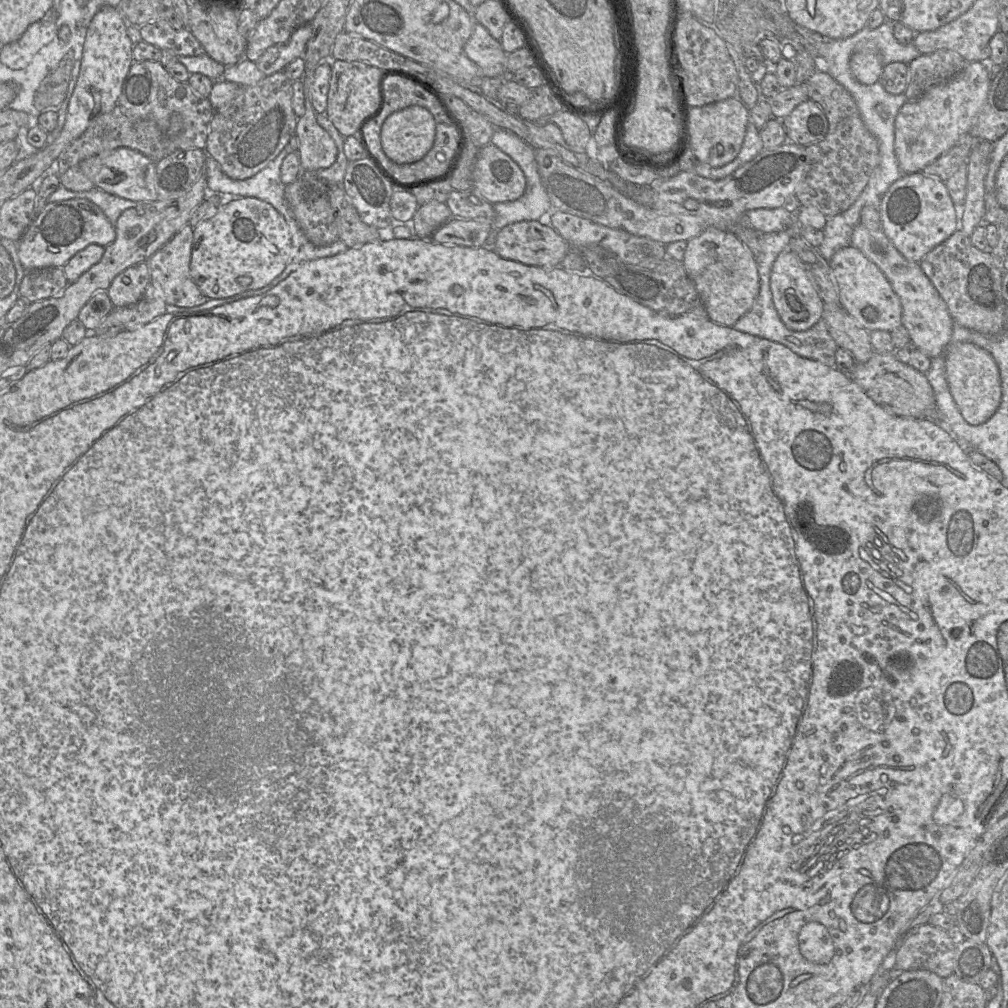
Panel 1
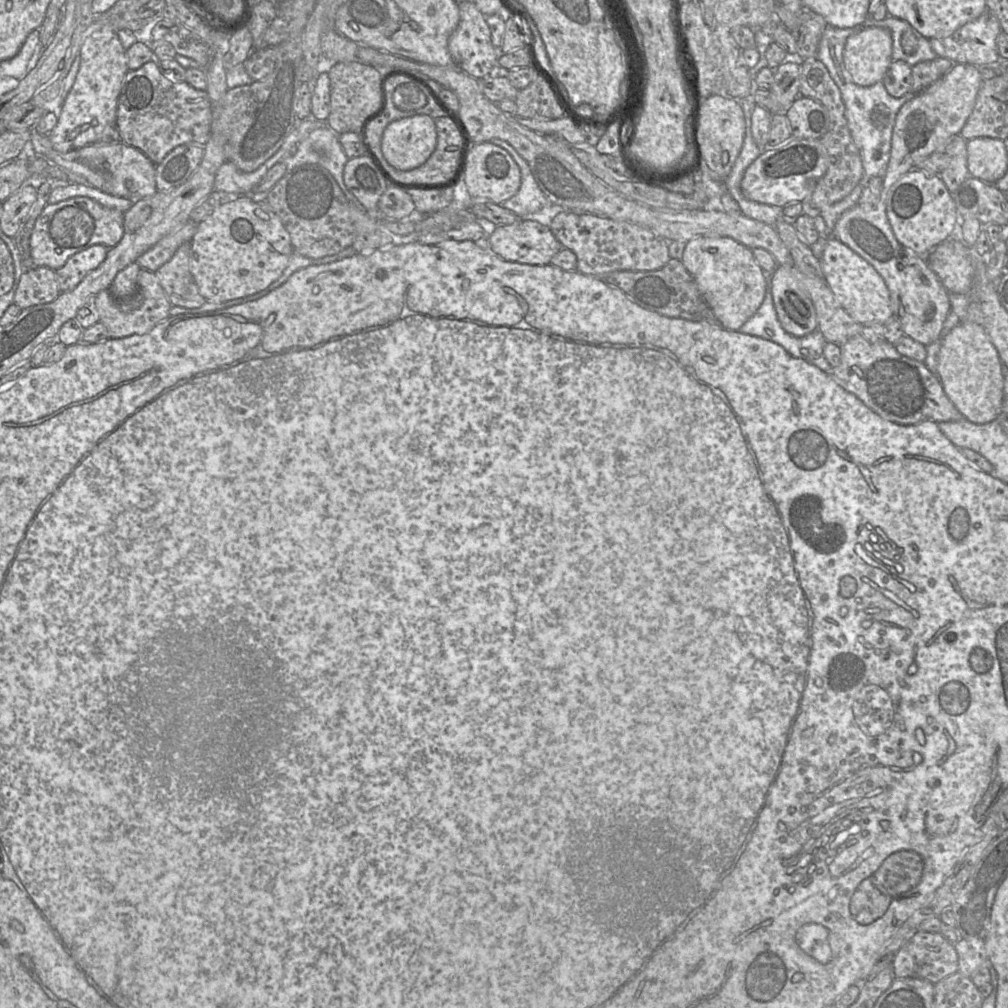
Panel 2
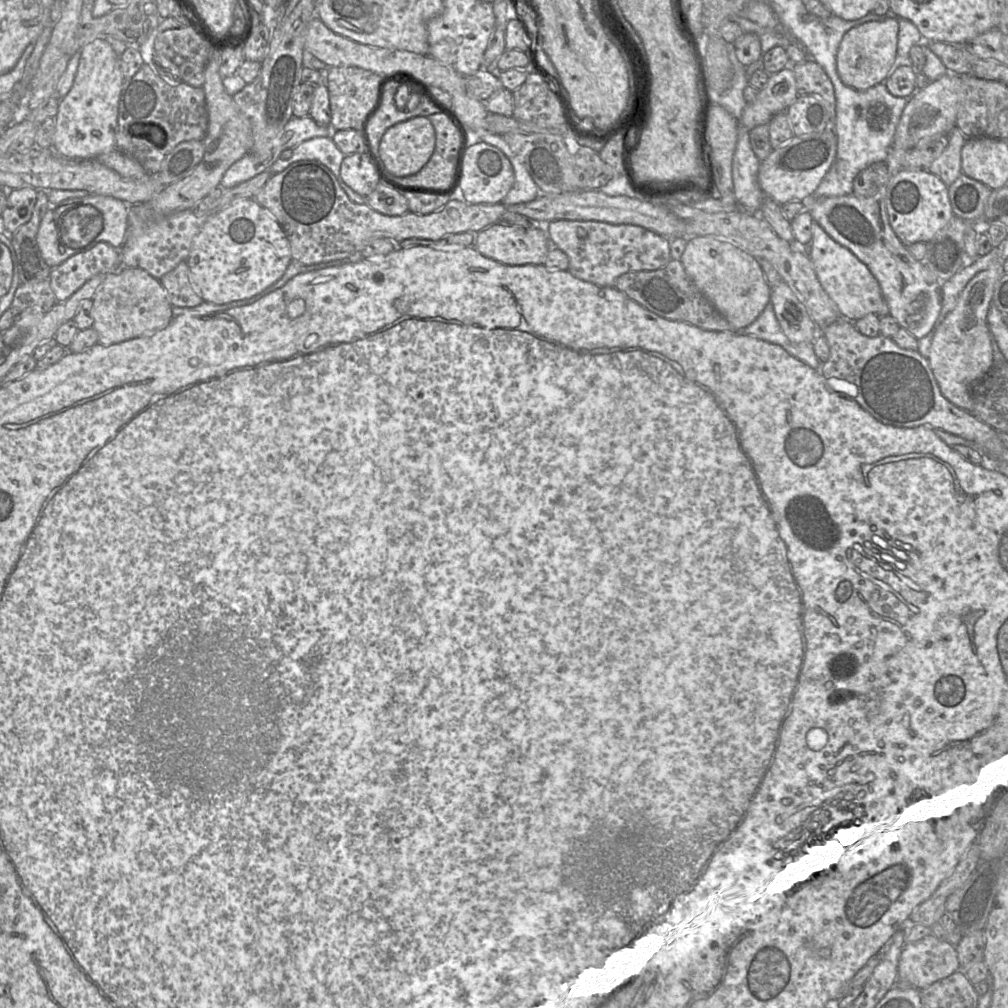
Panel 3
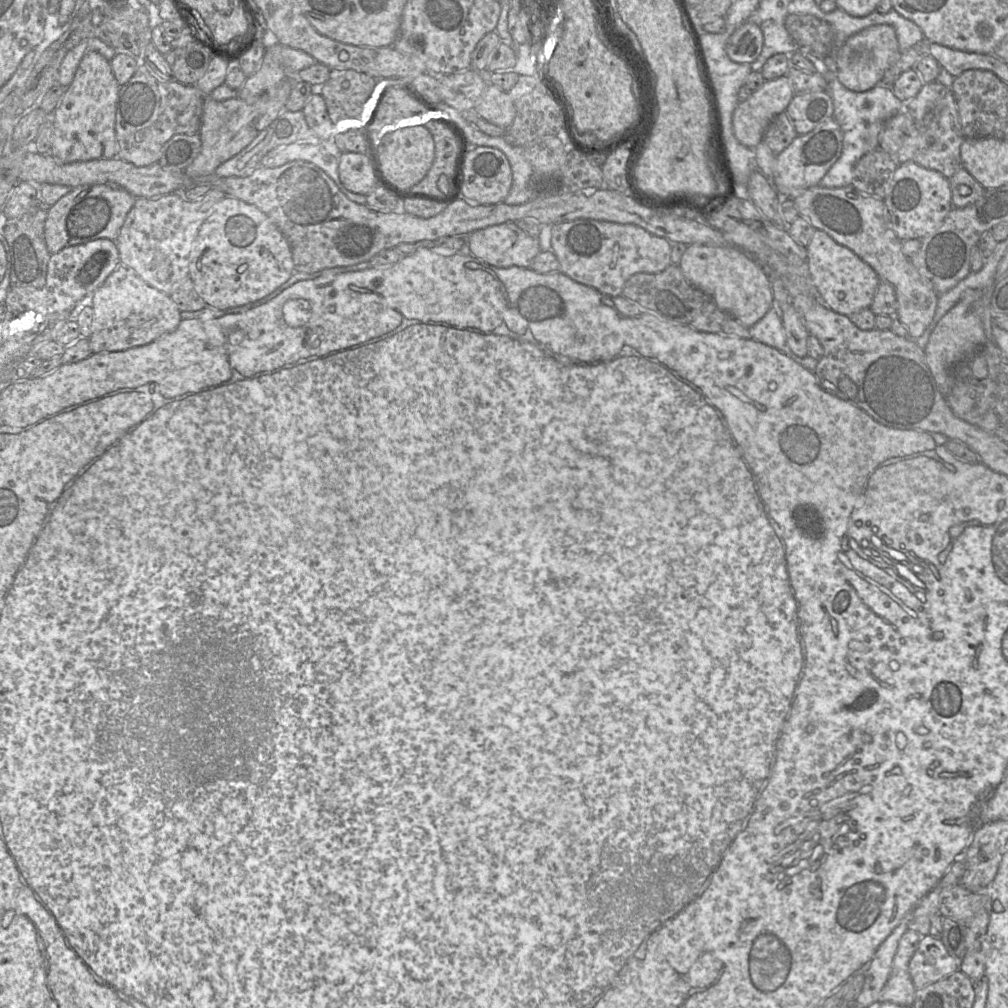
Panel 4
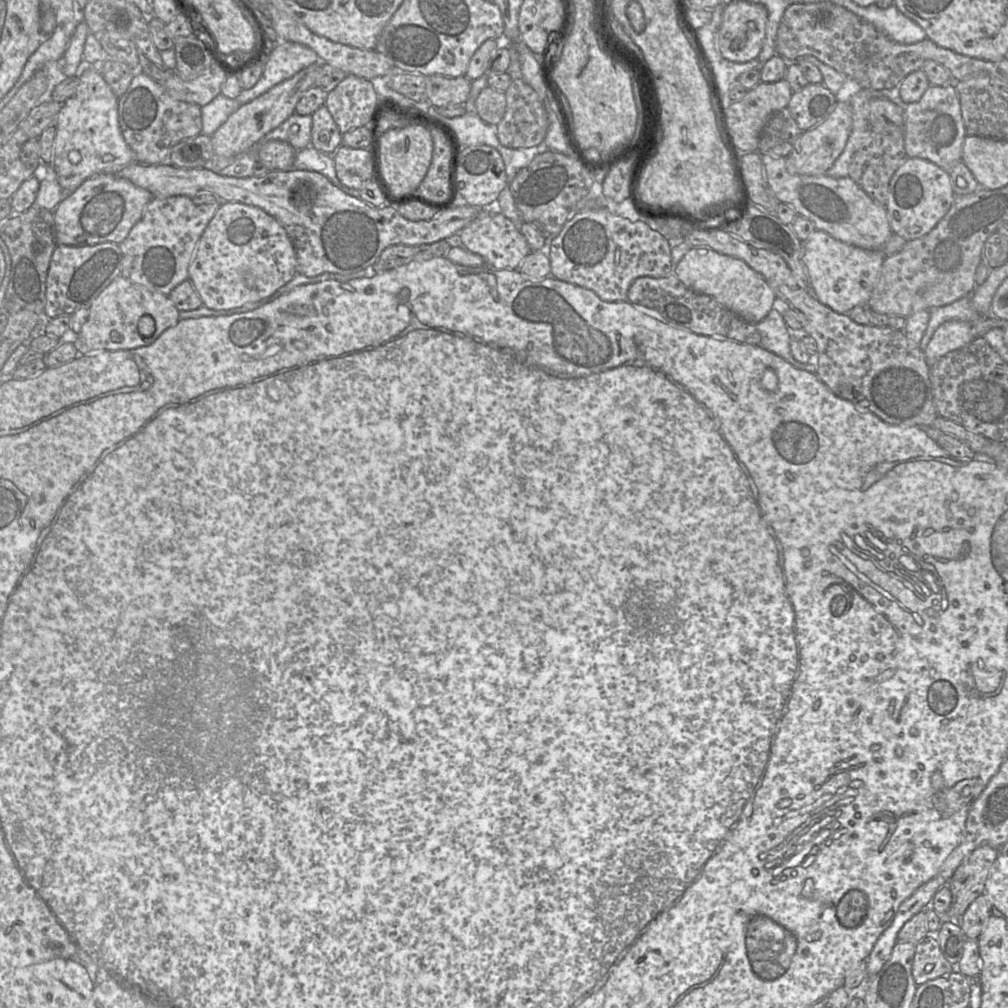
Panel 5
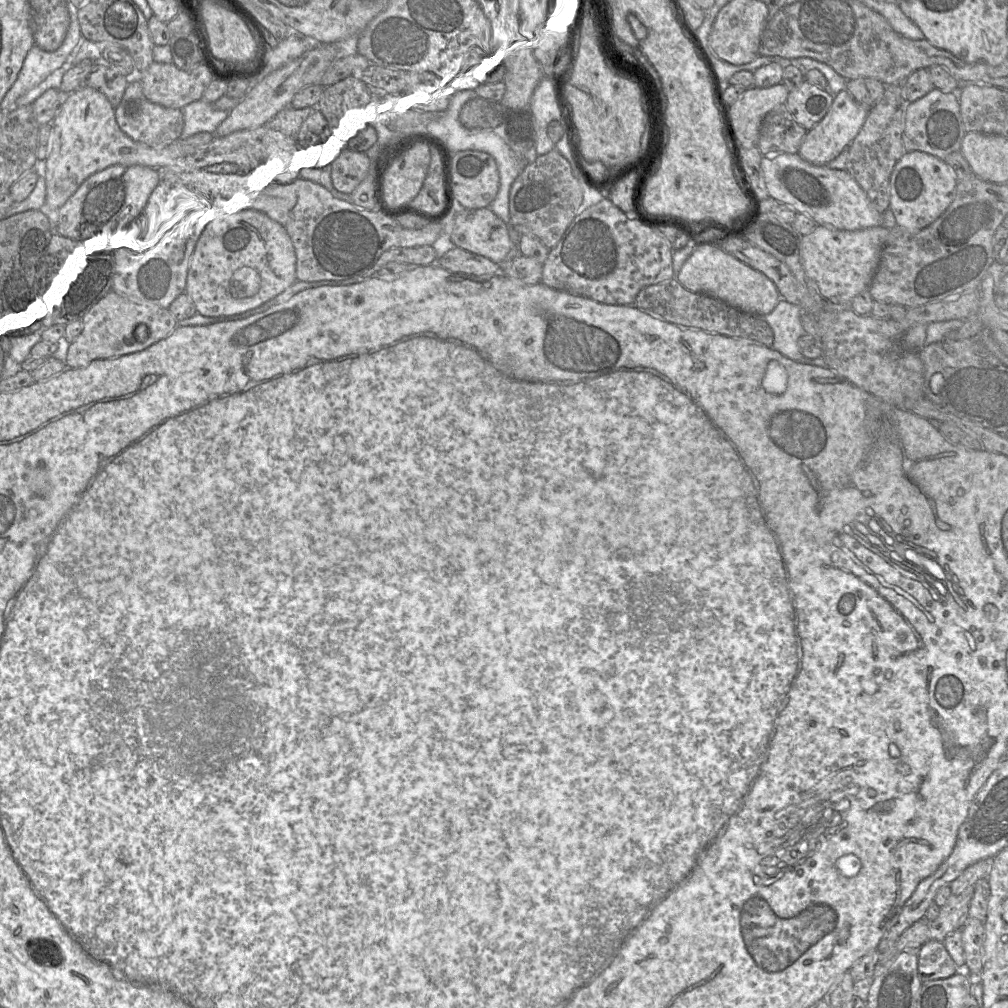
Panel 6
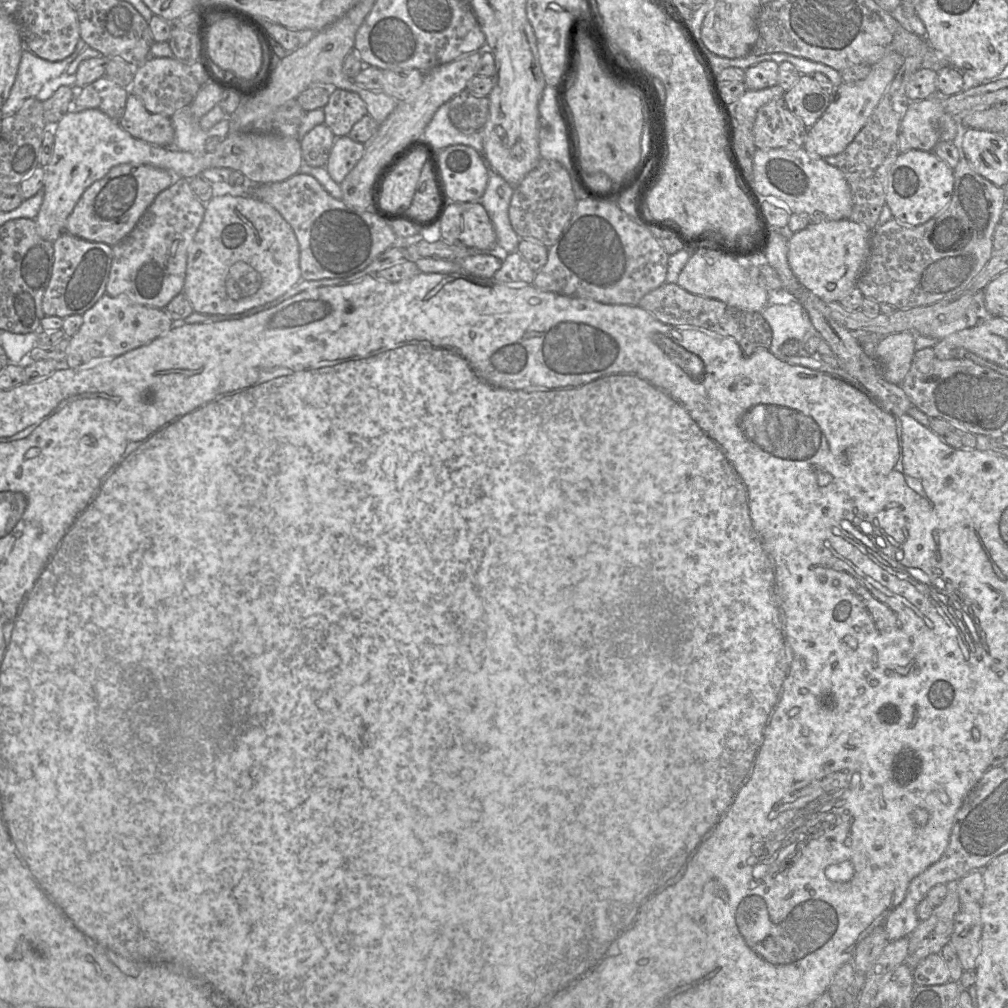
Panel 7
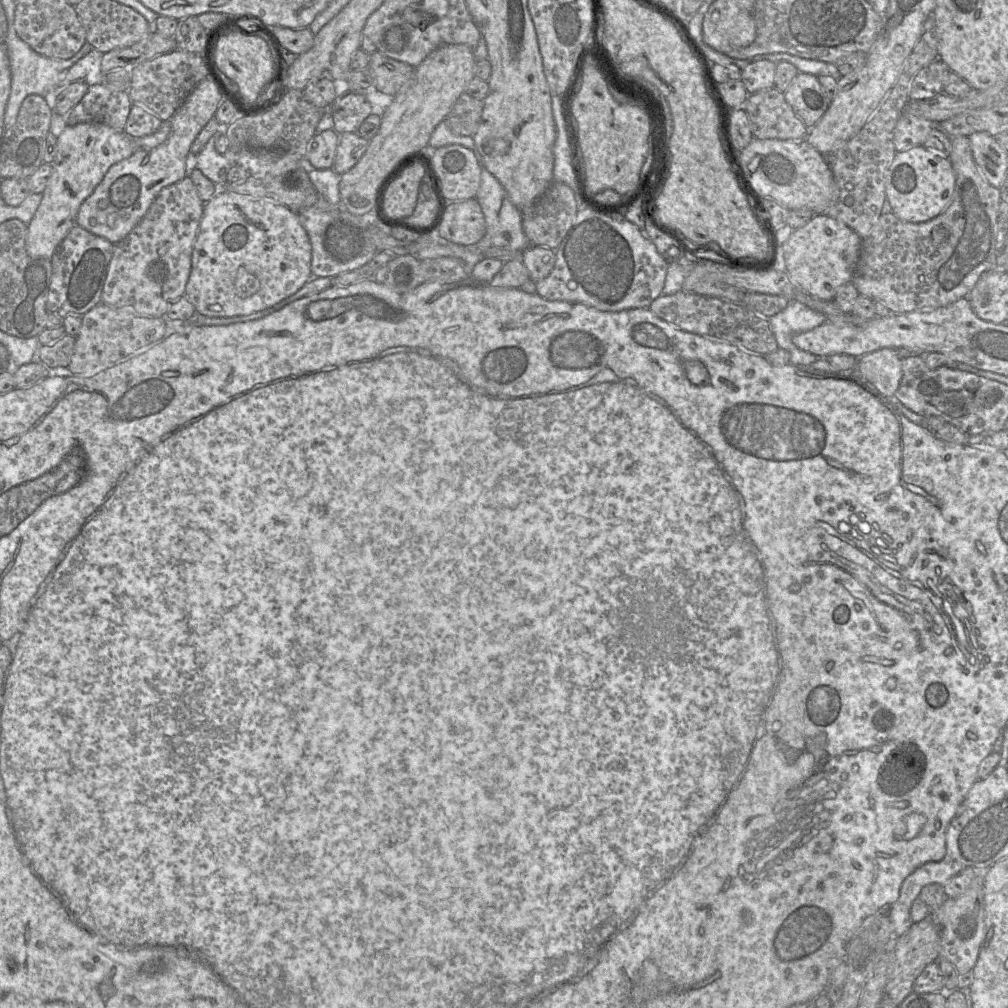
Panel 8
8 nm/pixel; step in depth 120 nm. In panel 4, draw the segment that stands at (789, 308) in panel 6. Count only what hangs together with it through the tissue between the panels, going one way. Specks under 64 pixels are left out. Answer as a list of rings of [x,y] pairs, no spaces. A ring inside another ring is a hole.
[[[774,303],[763,318],[748,329],[752,339],[779,350],[804,368],[812,372],[815,371],[818,363],[816,359],[812,358],[810,355],[800,357],[791,351],[786,340],[779,310]]]

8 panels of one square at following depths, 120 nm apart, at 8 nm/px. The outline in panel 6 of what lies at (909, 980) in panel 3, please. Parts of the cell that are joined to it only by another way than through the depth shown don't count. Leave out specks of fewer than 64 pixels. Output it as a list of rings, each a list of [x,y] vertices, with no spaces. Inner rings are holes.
[[[928,940],[918,950],[918,973],[922,983],[948,978],[957,972],[958,967],[941,941]]]

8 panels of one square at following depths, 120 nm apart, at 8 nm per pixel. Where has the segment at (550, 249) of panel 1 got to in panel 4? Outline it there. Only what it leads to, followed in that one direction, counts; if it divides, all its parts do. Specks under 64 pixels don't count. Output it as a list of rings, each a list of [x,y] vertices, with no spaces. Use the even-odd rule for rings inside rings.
[[[514,222],[476,230],[466,237],[466,246],[474,257],[497,268],[529,268],[540,252],[538,238],[528,235]]]

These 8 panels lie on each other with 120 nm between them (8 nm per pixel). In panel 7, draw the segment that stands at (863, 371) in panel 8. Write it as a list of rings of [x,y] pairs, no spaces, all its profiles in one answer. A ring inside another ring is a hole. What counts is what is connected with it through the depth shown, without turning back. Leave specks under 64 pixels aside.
[[[898,332],[879,339],[874,359],[886,381],[898,385],[903,382],[916,352],[916,336],[915,332]]]

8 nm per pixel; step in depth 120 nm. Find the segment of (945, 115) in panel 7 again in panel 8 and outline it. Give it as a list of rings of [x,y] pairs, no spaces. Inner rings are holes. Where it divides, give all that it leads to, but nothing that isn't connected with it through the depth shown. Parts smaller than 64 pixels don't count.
[[[902,114],[894,130],[894,144],[897,152],[924,146],[930,132],[937,123],[912,114]]]

